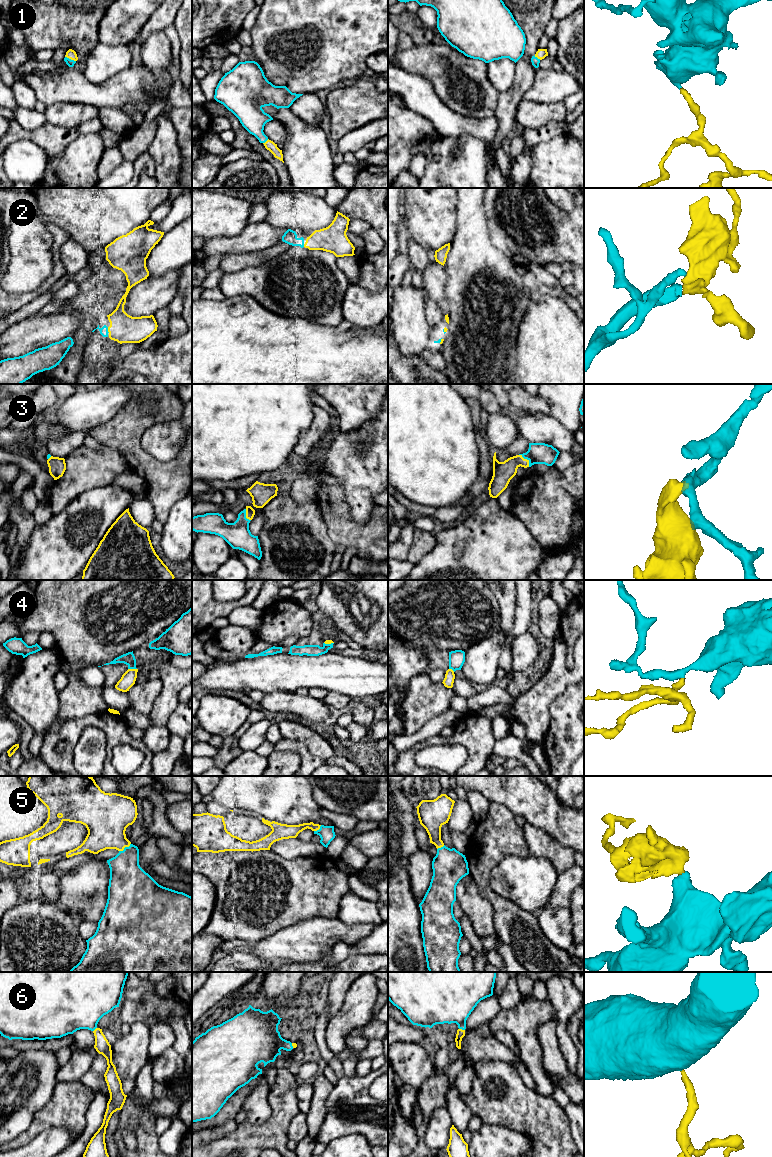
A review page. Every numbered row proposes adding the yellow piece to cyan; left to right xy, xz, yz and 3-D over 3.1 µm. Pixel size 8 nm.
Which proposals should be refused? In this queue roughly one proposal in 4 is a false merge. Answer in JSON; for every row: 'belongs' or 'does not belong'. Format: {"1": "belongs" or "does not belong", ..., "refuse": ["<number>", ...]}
{"1": "belongs", "2": "belongs", "3": "belongs", "4": "belongs", "5": "belongs", "6": "belongs", "refuse": []}

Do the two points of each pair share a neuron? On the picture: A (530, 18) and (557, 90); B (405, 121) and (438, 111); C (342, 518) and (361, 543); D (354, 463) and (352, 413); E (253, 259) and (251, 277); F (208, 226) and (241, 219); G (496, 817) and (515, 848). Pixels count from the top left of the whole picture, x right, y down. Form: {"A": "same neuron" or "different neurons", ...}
{"A": "different neurons", "B": "different neurons", "C": "same neuron", "D": "different neurons", "E": "different neurons", "F": "same neuron", "G": "same neuron"}

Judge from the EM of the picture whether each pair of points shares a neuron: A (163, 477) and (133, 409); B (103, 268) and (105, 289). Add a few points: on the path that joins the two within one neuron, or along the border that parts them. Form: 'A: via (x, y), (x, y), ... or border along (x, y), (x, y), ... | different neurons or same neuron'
A: via (146, 462), (133, 449), (133, 426) | same neuron
B: via (103, 273), (103, 284) | same neuron

